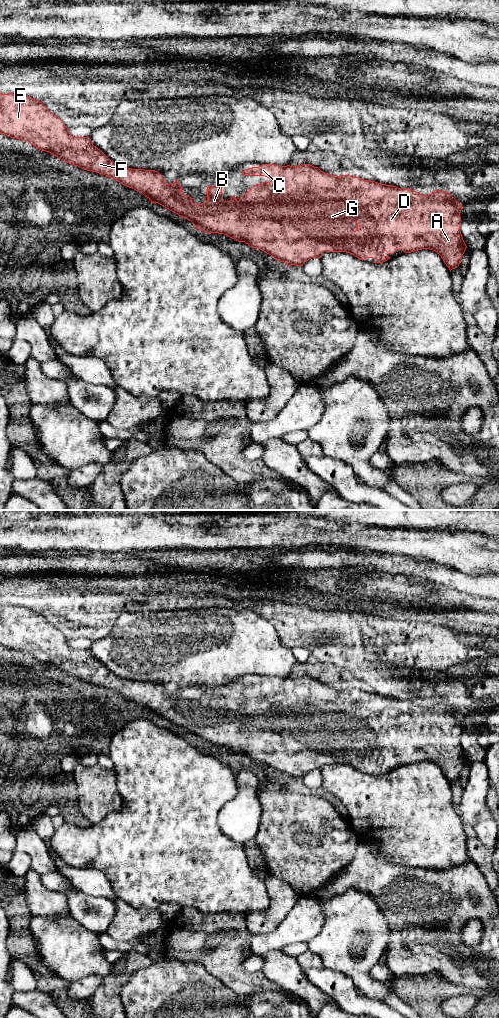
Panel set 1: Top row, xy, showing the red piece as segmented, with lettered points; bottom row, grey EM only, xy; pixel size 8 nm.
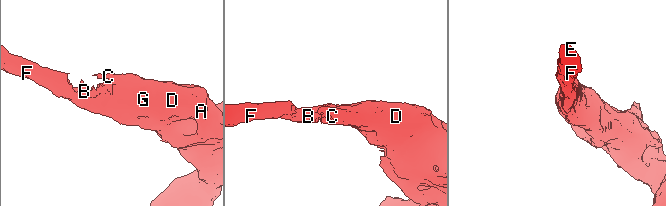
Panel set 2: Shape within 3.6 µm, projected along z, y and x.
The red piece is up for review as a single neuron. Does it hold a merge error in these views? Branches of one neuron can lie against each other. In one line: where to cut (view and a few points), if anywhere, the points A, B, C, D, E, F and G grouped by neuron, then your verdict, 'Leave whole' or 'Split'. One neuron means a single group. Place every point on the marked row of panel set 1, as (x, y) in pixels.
No split. Groups: A B C D E F G. Leave whole

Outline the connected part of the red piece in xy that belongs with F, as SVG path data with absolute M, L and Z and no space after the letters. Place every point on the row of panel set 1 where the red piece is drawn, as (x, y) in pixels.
M0 93L0 133L28 141L39 150L49 152L71 165L113 178L142 193L151 203L158 203L191 221L200 231L224 234L238 242L245 242L250 247L258 248L288 266L302 266L311 258L321 258L324 251L346 252L361 260L373 258L376 260L374 263L383 263L390 259L389 256L383 254L384 251L393 254L396 250L411 253L430 249L441 256L451 272L459 266L467 248L460 230L462 206L446 191L435 190L429 195L423 195L411 188L398 188L350 175L331 175L310 164L299 166L262 164L259 167L245 169L242 176L265 176L271 180L270 182L265 181L253 186L238 201L233 195L230 201L225 202L221 187L208 186L207 201L197 204L194 198L182 193L178 180L165 184L163 176L158 171L132 169L115 164L93 145L89 137L72 136L63 121L34 98L21 94Z

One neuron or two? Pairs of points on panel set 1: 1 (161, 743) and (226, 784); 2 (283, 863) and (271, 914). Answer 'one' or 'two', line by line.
1: one
2: two

